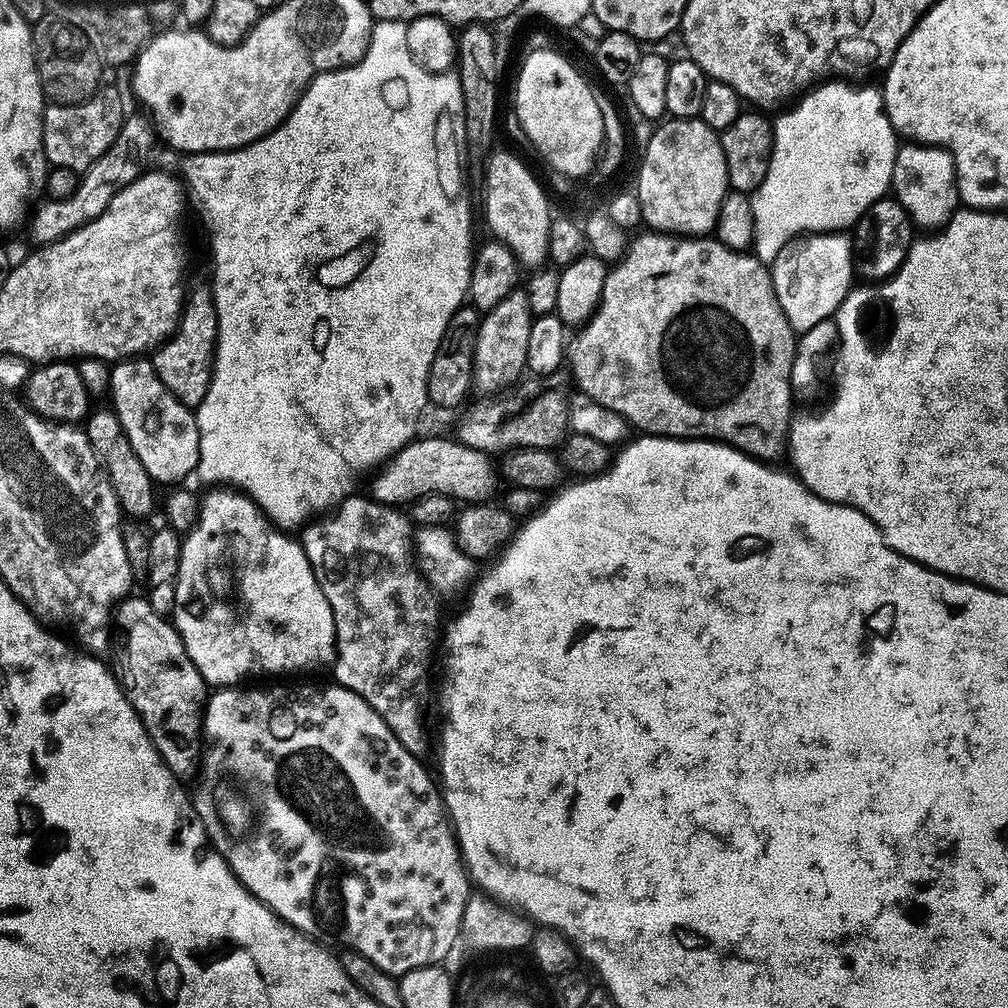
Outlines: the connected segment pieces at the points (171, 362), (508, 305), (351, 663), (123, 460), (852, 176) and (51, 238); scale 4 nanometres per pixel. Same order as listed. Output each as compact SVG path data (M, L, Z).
M207 287L200 288L187 297L180 313L176 331L155 349L151 357L158 378L187 408L195 409L206 398L206 390L212 381L212 361L216 359L216 335L218 334L218 314L212 293Z
M523 290L511 292L505 300L498 302L498 306L494 306L494 310L483 313L472 355L472 382L477 393L503 393L525 375L528 366L526 346L530 342L533 319L532 311L528 309L528 296Z
M360 495L347 496L331 514L313 519L303 529L305 532L304 536L302 535L304 553L314 570L314 578L318 582L318 586L322 586L322 594L326 594L326 602L330 602L330 610L334 614L334 626L336 627L336 659L334 661L336 676L334 676L334 680L335 683L350 689L365 700L382 717L386 726L390 726L390 730L398 738L398 742L402 742L402 746L406 746L406 750L410 750L410 754L414 754L417 758L424 758L428 752L428 732L424 729L424 691L428 688L428 671L432 668L432 651L436 648L436 623L440 620L440 604L438 602L440 600L414 559L414 532L413 529L408 529L409 517L405 513L404 517L400 513L403 511L399 507L382 504L367 495L364 495L365 497Z
M111 410L95 412L87 417L83 425L84 433L90 438L90 446L94 446L100 456L104 473L107 474L110 486L120 503L121 513L133 521L144 522L156 508L157 485L150 478L150 474L146 474L146 466L142 466L138 454L134 454L134 446L130 446L130 438L126 438L116 413Z
M846 82L821 83L819 86L813 87L799 97L798 103L792 106L797 106L797 108L789 107L777 115L781 115L780 117L775 117L772 126L772 157L770 158L770 166L766 170L766 178L762 182L762 186L758 186L750 196L752 209L754 210L754 238L752 239L752 248L756 257L763 264L771 266L778 252L796 237L813 233L843 233L845 230L851 229L876 202L889 195L892 186L892 175L894 174L898 137L896 131L892 128L891 122L888 121L888 115L884 112L883 91L879 87L864 87L868 86L851 86Z
M129 115L126 127L118 134L118 138L114 138L110 150L106 150L106 154L102 154L102 158L98 158L98 162L91 164L80 176L80 185L74 190L74 194L70 198L61 200L45 199L35 209L30 225L32 224L32 236L37 240L35 242L37 245L53 244L55 240L61 240L63 236L68 236L74 230L81 228L86 222L98 218L98 214L106 210L114 194L118 194L121 188L125 188L127 184L136 179L138 172L137 169L132 169L132 160L138 159L143 152L150 151L152 136L154 140L153 129L149 121L145 120Z

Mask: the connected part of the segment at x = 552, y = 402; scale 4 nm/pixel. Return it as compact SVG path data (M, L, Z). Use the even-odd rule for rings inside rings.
M559 371L553 372L547 379L528 378L515 390L499 398L481 399L484 400L481 404L474 405L461 418L454 432L455 439L474 450L489 454L509 454L524 448L555 449L570 432L570 401L564 376L565 373Z

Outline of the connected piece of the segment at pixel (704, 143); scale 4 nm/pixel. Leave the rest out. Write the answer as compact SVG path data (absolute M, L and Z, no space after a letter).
M668 118L655 125L656 133L644 148L644 161L636 176L634 191L642 206L642 221L651 231L671 234L677 238L704 238L715 229L718 210L728 195L726 154L722 154L720 133L699 118L681 120Z

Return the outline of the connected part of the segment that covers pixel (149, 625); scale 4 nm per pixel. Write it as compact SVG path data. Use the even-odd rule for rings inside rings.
M137 594L129 595L127 598L120 601L116 605L114 613L114 640L121 644L120 648L120 672L118 668L118 679L120 687L124 689L124 693L128 695L129 702L134 706L134 710L140 715L140 721L144 724L144 729L148 732L148 737L154 742L154 746L160 751L160 757L166 762L166 766L170 771L177 776L177 778L184 778L187 772L195 773L198 765L202 760L202 729L204 726L204 706L210 695L209 685L204 683L202 674L198 674L198 670L194 666L194 662L190 662L190 654L186 654L186 646L182 642L180 635L176 633L176 626L171 619L158 615L150 606L150 602L143 596L136 596Z

